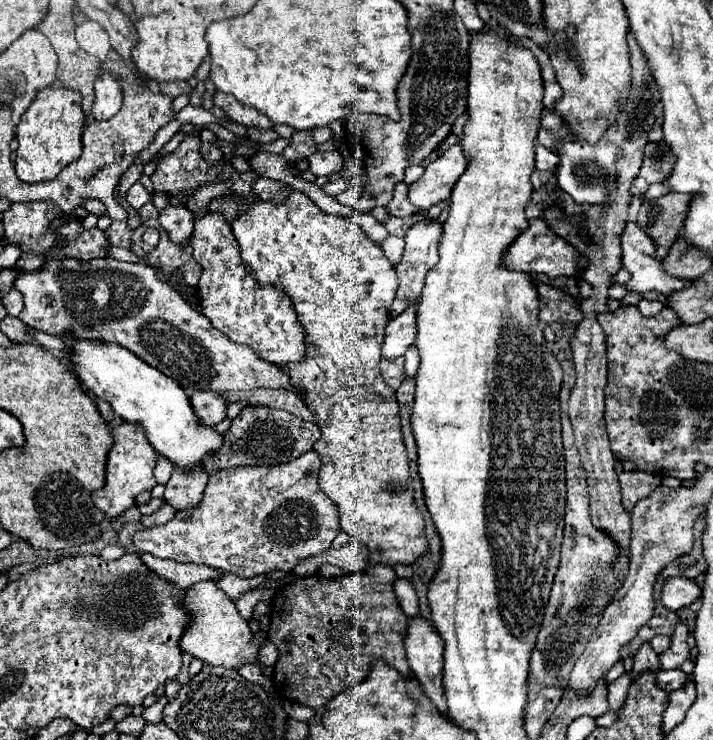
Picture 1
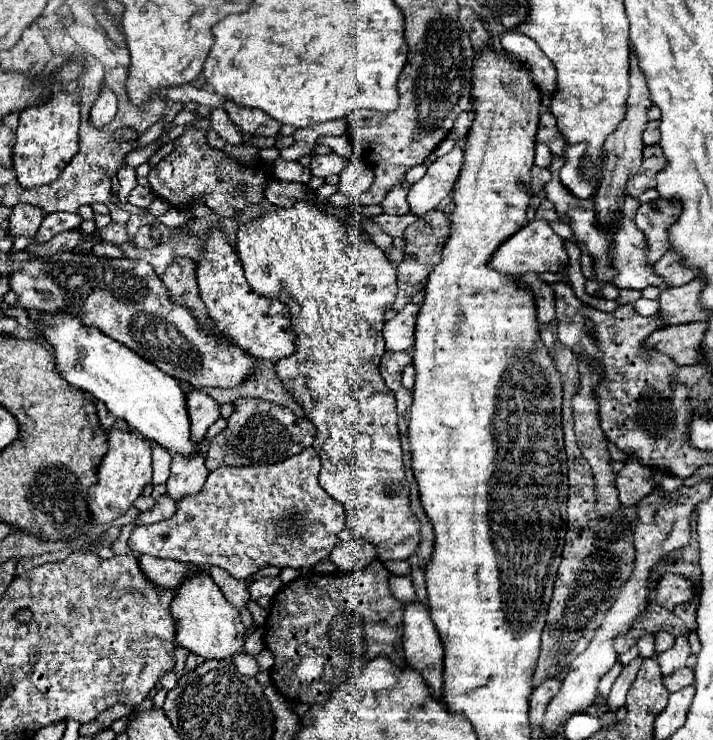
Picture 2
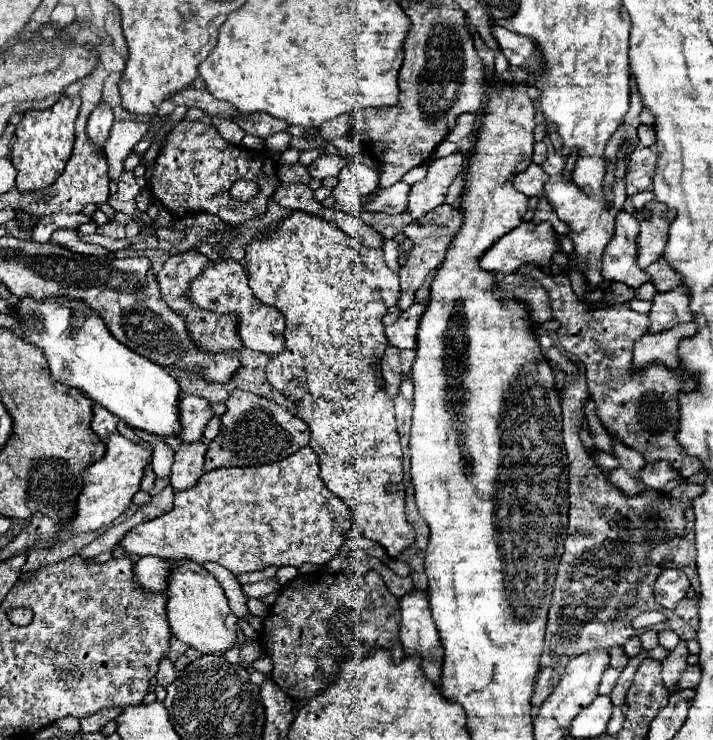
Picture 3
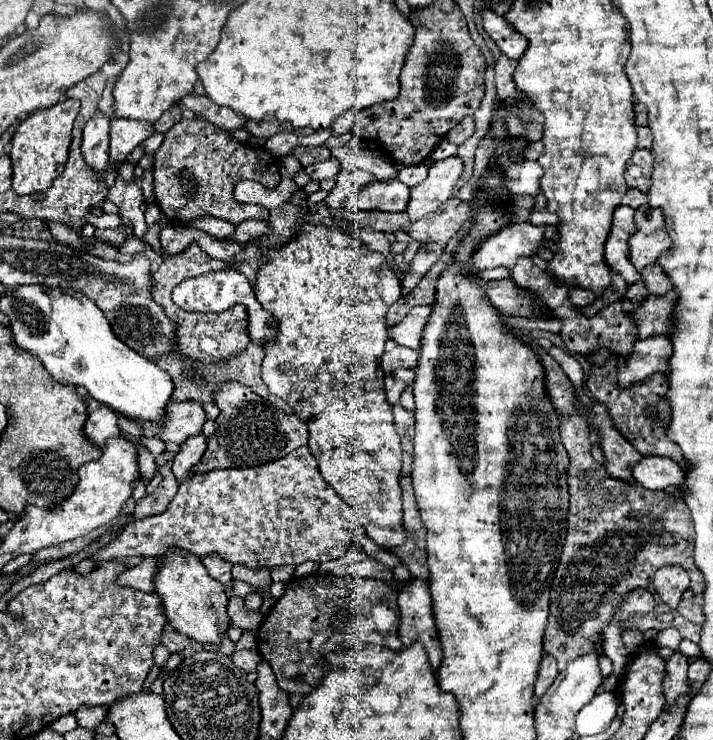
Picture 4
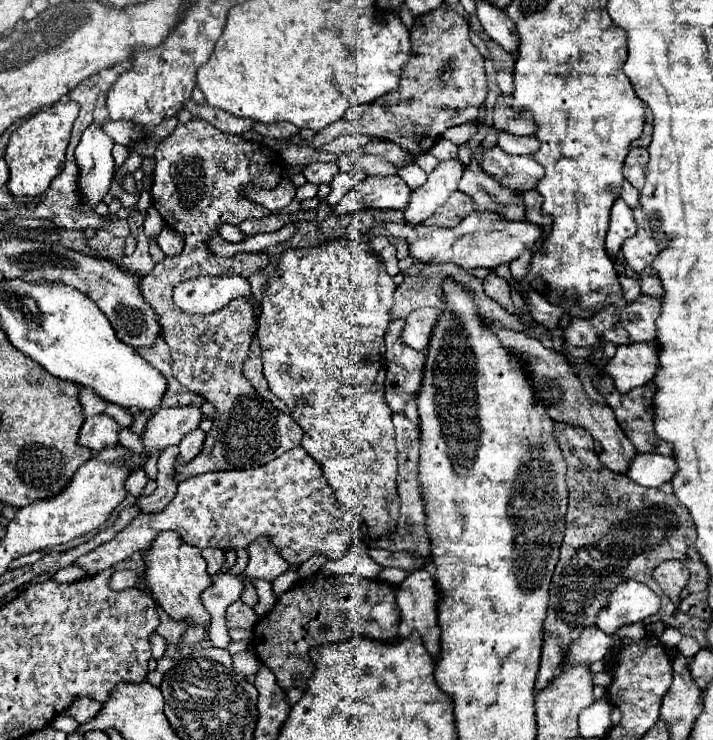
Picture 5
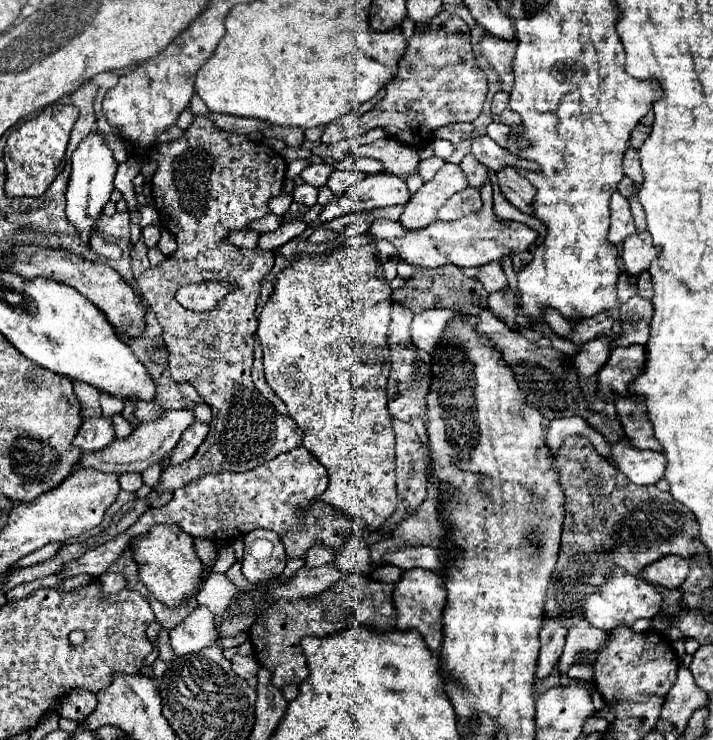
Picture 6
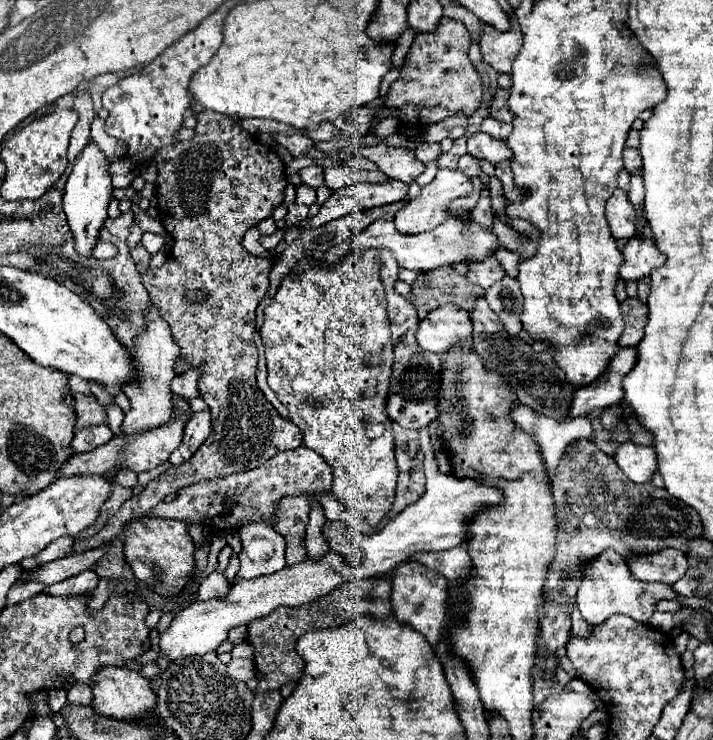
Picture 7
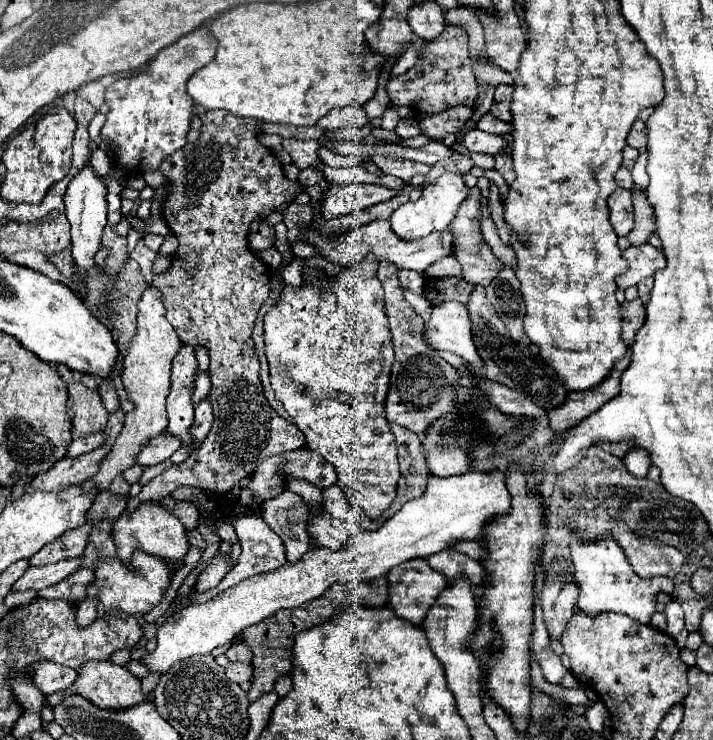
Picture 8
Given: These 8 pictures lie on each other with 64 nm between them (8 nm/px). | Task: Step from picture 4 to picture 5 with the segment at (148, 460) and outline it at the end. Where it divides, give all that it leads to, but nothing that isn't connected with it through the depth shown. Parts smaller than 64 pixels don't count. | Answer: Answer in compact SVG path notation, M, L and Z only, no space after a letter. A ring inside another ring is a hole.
M128 428L120 430L120 444L124 444L126 448L130 448L134 454L140 454L140 458L144 456L144 444L142 444L140 436L134 434L134 432L130 432Z

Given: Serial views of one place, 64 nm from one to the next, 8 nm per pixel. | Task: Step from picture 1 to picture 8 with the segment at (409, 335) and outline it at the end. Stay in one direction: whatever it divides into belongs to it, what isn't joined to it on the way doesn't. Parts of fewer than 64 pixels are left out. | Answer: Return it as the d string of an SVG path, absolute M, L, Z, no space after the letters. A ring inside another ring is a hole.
M444 302L432 308L422 338L430 348L450 350L464 358L468 364L472 364L476 372L482 372L482 360L472 340L472 322L464 304Z

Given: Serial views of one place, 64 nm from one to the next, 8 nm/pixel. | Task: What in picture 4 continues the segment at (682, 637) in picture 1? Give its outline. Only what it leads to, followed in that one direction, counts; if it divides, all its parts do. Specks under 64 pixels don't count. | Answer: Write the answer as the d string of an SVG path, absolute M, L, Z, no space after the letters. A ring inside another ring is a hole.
M676 650L668 660L666 660L666 676L664 676L664 696L668 704L672 704L676 698L688 692L688 682L686 682L686 670L688 670L688 658Z

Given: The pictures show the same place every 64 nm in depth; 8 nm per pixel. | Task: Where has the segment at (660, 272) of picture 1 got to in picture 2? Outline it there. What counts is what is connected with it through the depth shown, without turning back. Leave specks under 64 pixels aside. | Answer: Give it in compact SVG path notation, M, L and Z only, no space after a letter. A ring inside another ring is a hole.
M622 218L620 228L614 234L614 248L610 266L618 272L614 284L618 288L644 290L648 286L664 286L660 276L654 276L652 264L644 260L644 234L636 228L634 220Z

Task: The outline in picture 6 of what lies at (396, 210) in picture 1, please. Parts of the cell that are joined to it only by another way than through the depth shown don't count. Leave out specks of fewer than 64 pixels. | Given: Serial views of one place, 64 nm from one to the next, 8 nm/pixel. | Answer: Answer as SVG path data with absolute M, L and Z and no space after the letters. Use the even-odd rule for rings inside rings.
M394 174L366 176L356 186L350 186L344 192L344 196L332 198L324 206L324 212L320 218L334 220L350 212L406 204L408 200L410 200L410 192L408 192L406 182L400 176L394 176Z

